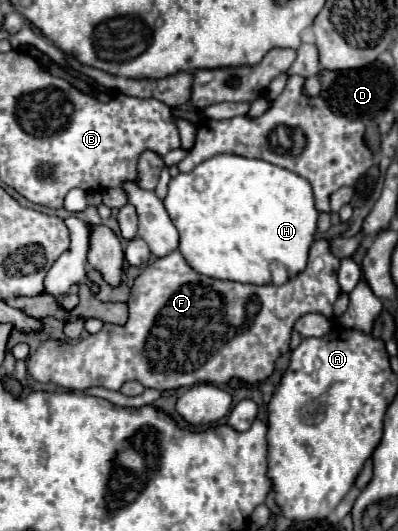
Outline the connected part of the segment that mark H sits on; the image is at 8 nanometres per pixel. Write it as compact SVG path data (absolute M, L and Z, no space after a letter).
M218 154L190 172L172 176L164 208L180 234L180 252L184 260L200 274L234 280L244 284L284 284L306 268L308 250L316 236L318 210L314 208L312 186L290 170L274 166L266 160L246 158L238 154Z

